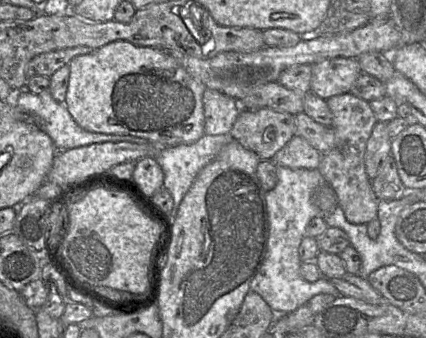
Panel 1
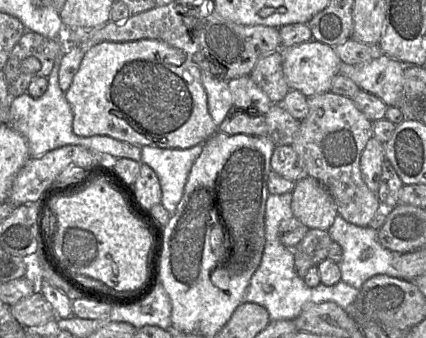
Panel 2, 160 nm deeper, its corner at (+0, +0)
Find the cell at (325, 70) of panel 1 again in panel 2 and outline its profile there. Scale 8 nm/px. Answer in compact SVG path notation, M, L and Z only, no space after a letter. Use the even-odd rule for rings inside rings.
M311 40L281 48L281 51L283 72L290 90L298 90L306 97L330 90L341 63L333 47Z

